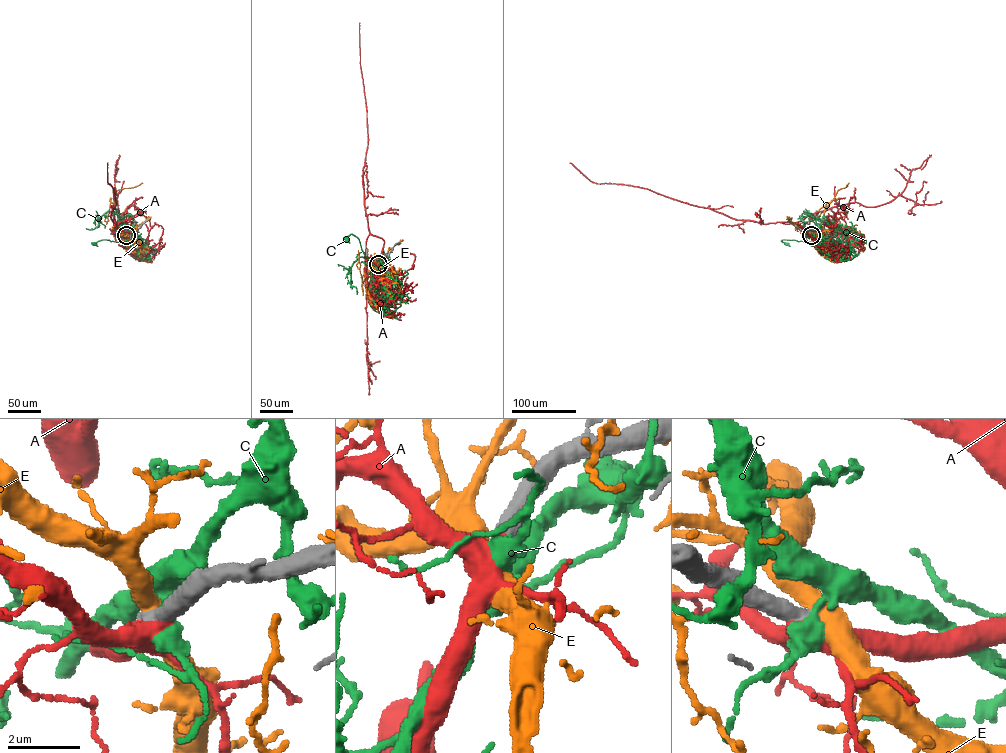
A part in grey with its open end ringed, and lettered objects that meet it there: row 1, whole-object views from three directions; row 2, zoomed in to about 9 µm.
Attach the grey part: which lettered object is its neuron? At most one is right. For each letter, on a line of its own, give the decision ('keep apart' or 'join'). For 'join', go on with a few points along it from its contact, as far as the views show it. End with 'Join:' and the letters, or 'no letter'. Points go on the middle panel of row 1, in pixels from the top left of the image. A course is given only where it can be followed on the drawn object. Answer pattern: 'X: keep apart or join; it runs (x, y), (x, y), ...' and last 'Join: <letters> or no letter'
A: join; it runs (378, 264), (384, 241), (370, 233), (364, 201), (363, 169), (368, 135), (359, 23)
C: keep apart
E: keep apart
Join: A

